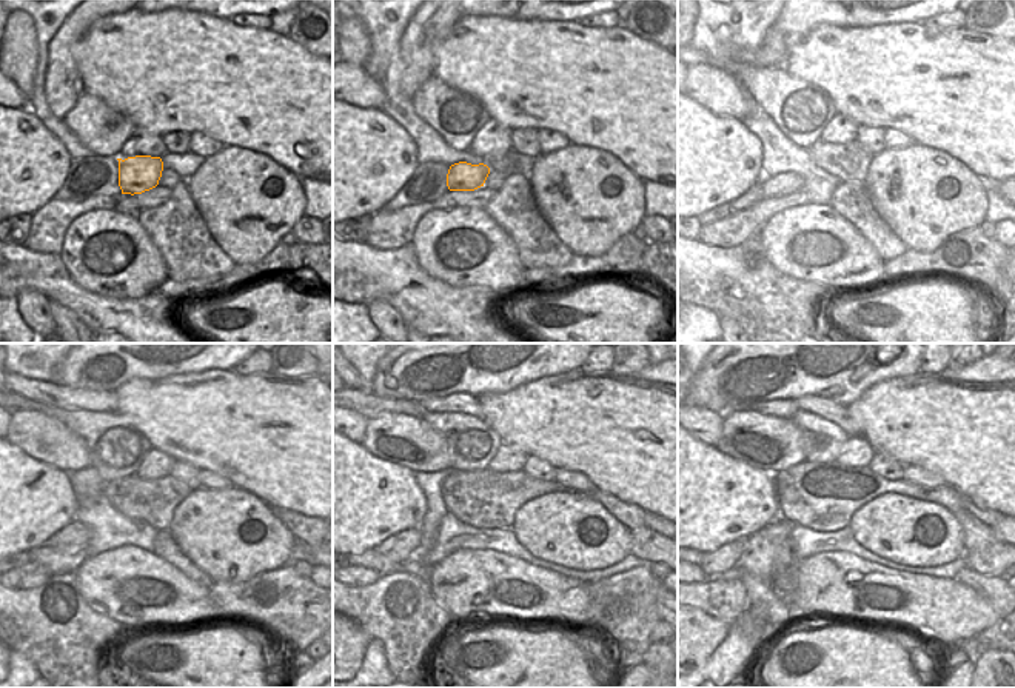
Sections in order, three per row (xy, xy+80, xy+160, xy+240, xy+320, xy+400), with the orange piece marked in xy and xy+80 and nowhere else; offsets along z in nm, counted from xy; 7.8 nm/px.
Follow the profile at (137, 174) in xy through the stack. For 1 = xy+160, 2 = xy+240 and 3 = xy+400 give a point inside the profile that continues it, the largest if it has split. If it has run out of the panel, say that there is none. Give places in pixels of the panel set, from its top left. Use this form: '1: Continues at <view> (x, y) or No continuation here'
1: Continues at xy+160 (784, 183)
2: Continues at xy+240 (74, 533)
3: Continues at xy+400 (718, 562).

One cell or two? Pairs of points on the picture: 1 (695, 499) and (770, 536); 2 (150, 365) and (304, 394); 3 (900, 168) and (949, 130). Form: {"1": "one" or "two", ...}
{"1": "two", "2": "two", "3": "two"}

